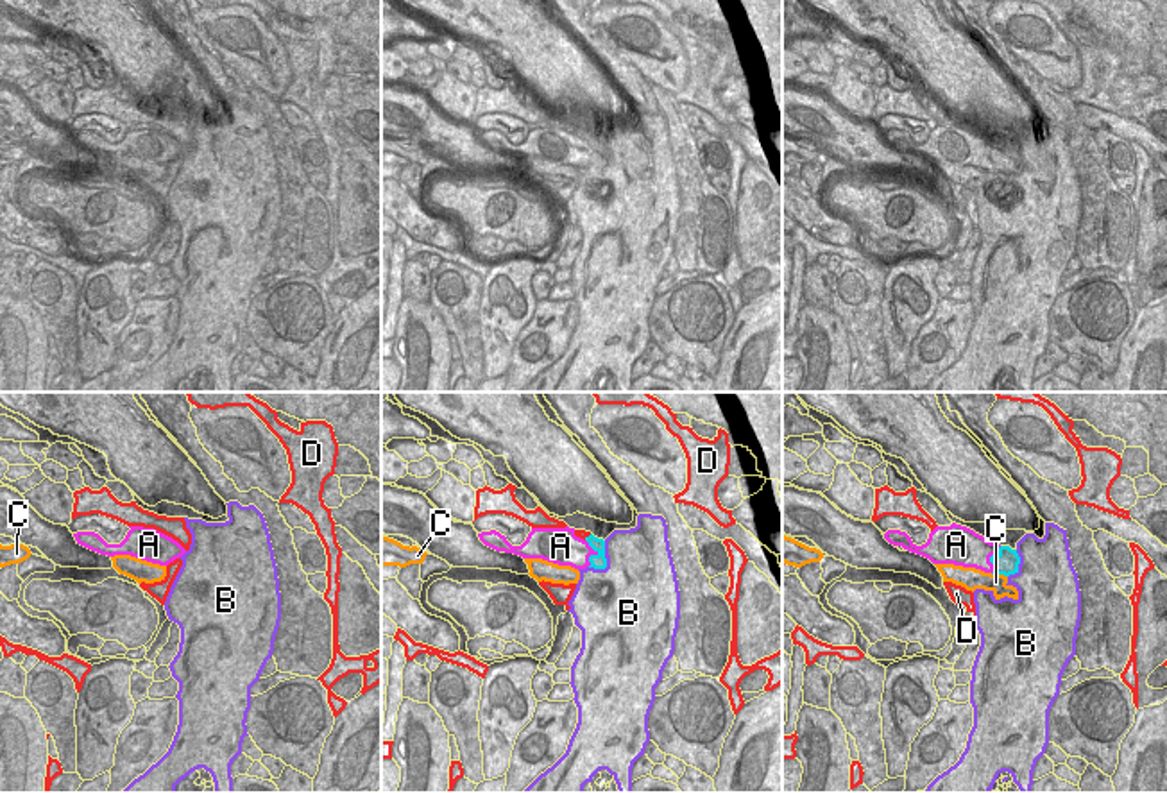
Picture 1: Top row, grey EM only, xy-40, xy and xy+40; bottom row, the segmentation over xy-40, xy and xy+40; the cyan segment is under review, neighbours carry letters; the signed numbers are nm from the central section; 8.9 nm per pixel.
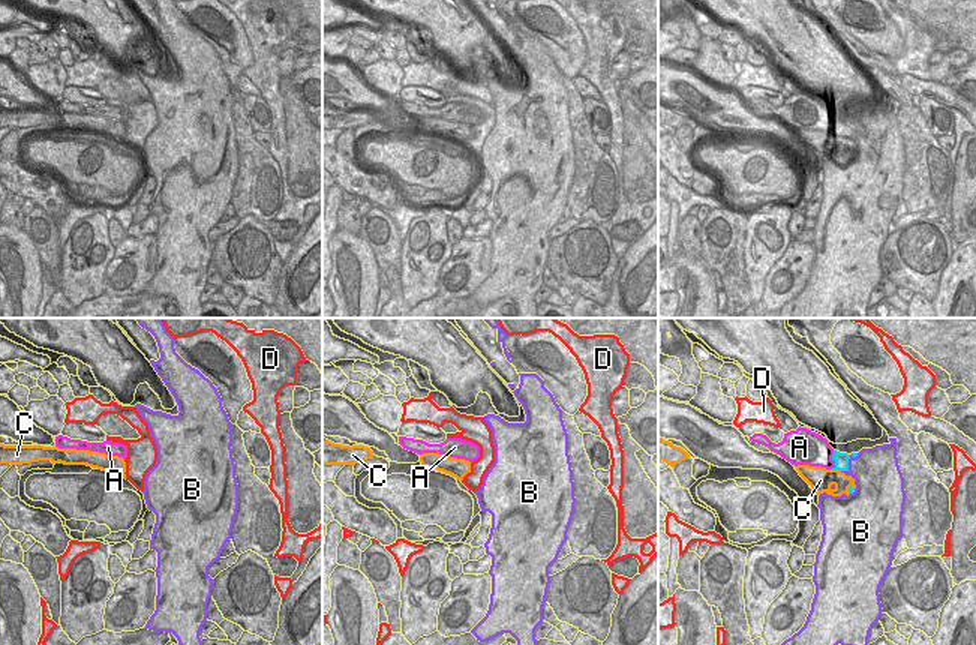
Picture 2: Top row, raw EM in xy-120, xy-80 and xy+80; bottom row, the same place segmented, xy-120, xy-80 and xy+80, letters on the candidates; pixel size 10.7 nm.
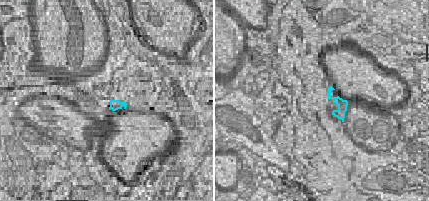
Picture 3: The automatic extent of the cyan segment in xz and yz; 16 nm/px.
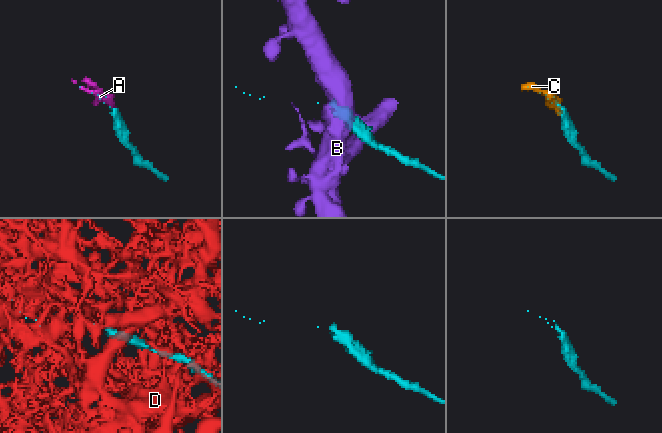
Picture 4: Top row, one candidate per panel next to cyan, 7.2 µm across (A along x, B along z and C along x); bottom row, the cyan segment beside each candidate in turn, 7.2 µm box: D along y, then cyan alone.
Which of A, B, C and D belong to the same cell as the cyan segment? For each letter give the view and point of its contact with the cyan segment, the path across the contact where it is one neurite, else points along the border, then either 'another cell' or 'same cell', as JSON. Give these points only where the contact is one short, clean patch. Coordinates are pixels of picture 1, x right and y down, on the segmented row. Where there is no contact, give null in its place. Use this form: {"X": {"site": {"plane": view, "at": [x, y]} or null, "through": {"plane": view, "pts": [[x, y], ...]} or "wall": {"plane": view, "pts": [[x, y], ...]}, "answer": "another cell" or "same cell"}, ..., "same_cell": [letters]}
{"A": {"site": {"plane": "xy", "at": [593, 555]}, "answer": "another cell"}, "B": {"site": {"plane": "xy", "at": [605, 562]}, "answer": "another cell"}, "C": {"site": {"plane": "xy+40", "at": [999, 573]}, "answer": "same cell"}, "D": {"site": {"plane": "xy", "at": [589, 536]}, "answer": "another cell"}, "same_cell": ["C"]}

